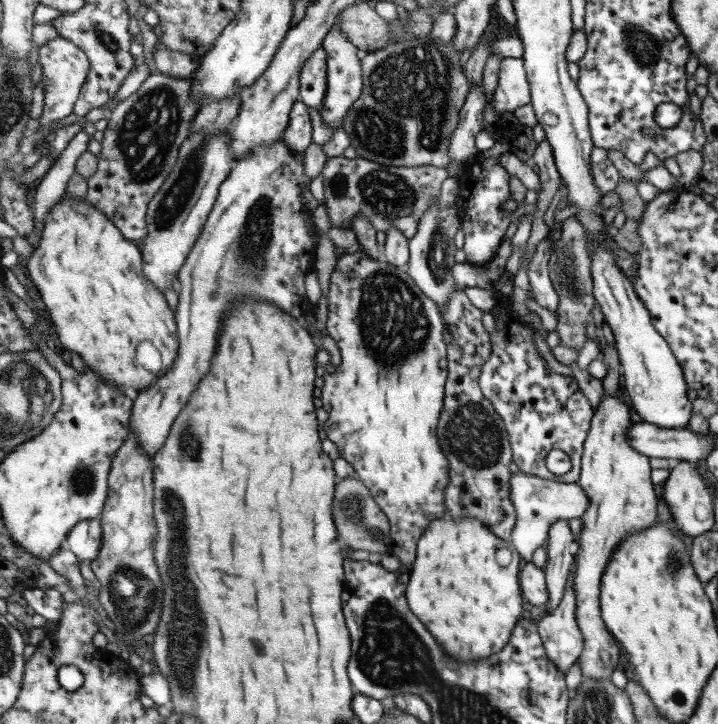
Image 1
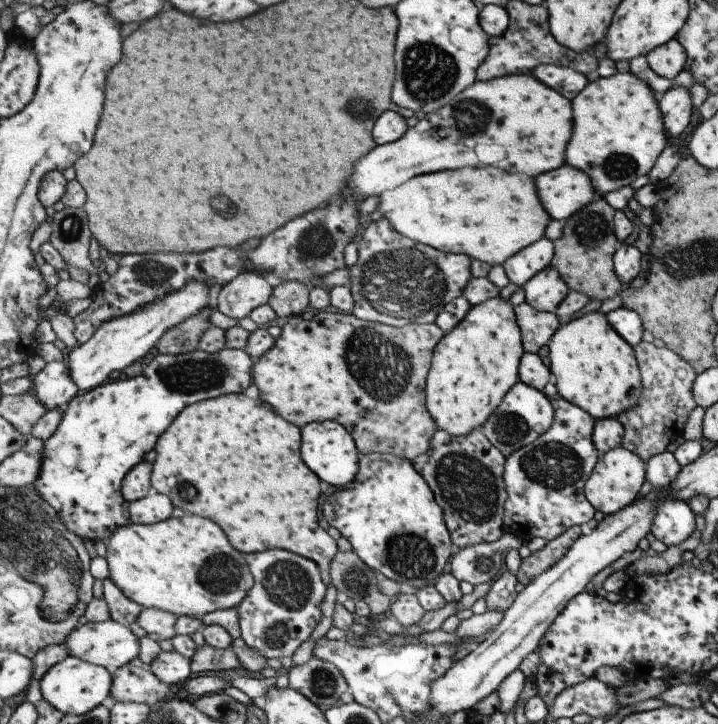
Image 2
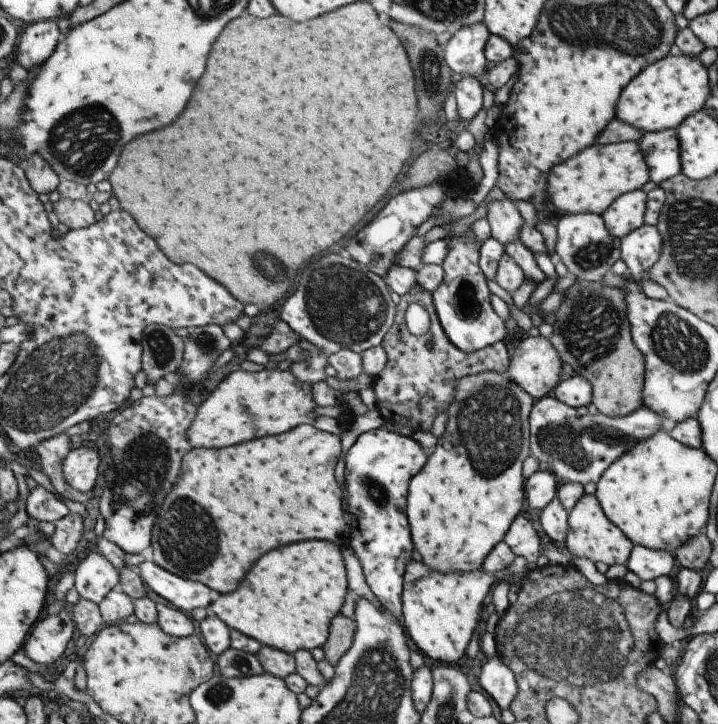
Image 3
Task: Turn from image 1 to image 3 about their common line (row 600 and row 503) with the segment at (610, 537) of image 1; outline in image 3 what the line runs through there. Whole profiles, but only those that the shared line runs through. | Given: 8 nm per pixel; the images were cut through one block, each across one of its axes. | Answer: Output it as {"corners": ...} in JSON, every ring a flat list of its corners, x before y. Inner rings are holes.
{"corners":[[596,494,583,495,575,508,570,511,569,524,566,546,570,556,588,558,593,564,594,562,604,562,608,566,628,562,634,546,631,546,632,542,619,530,618,525,606,515,602,502]]}

